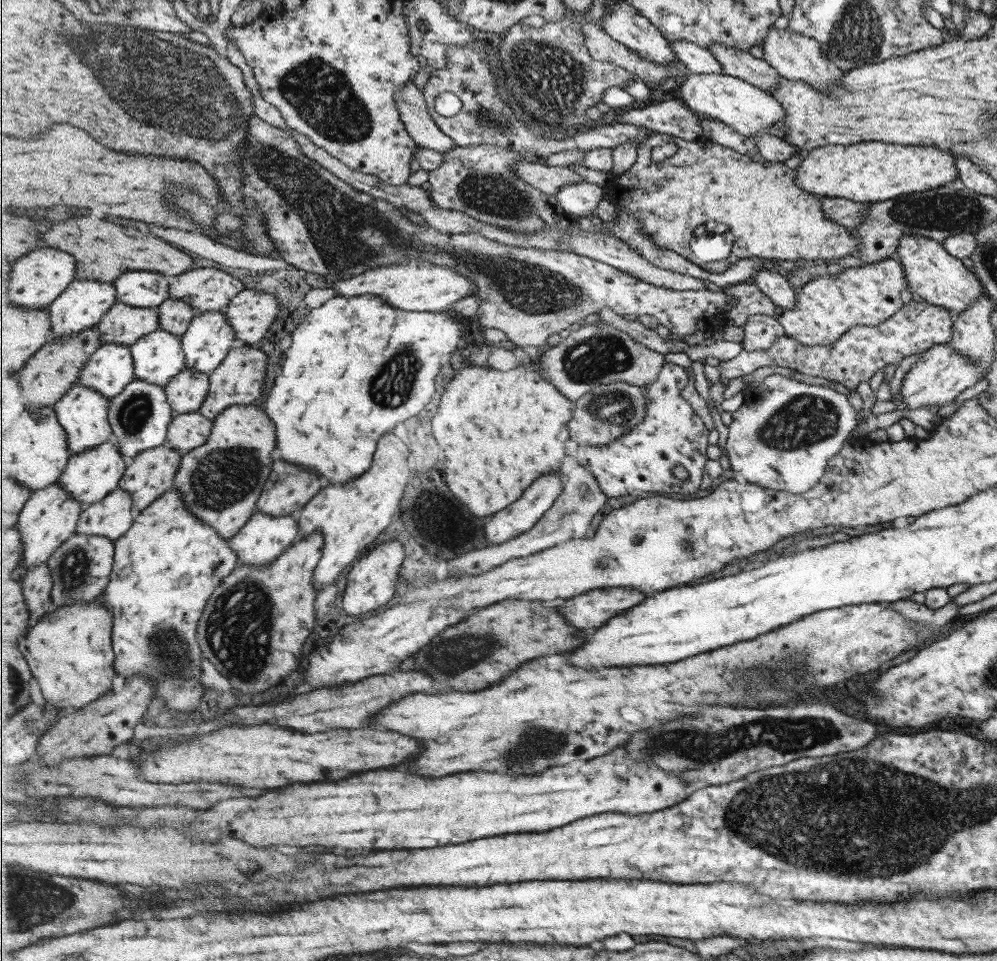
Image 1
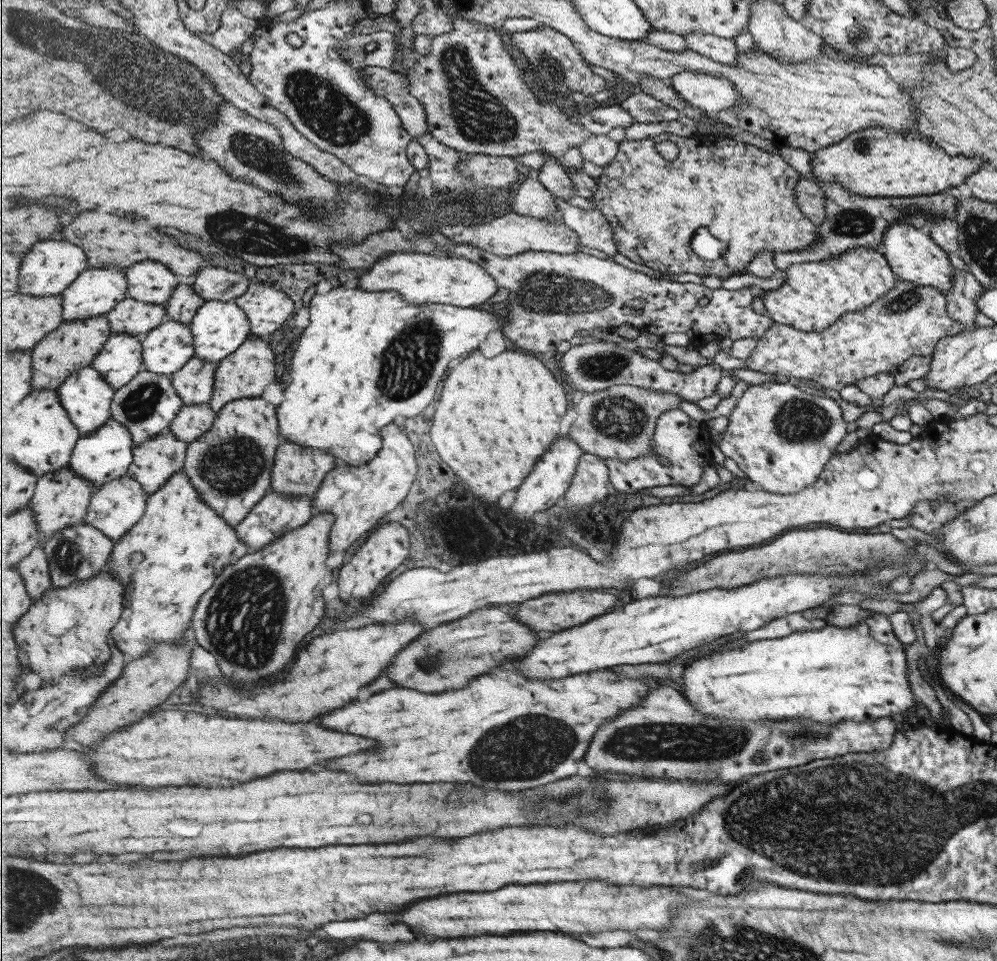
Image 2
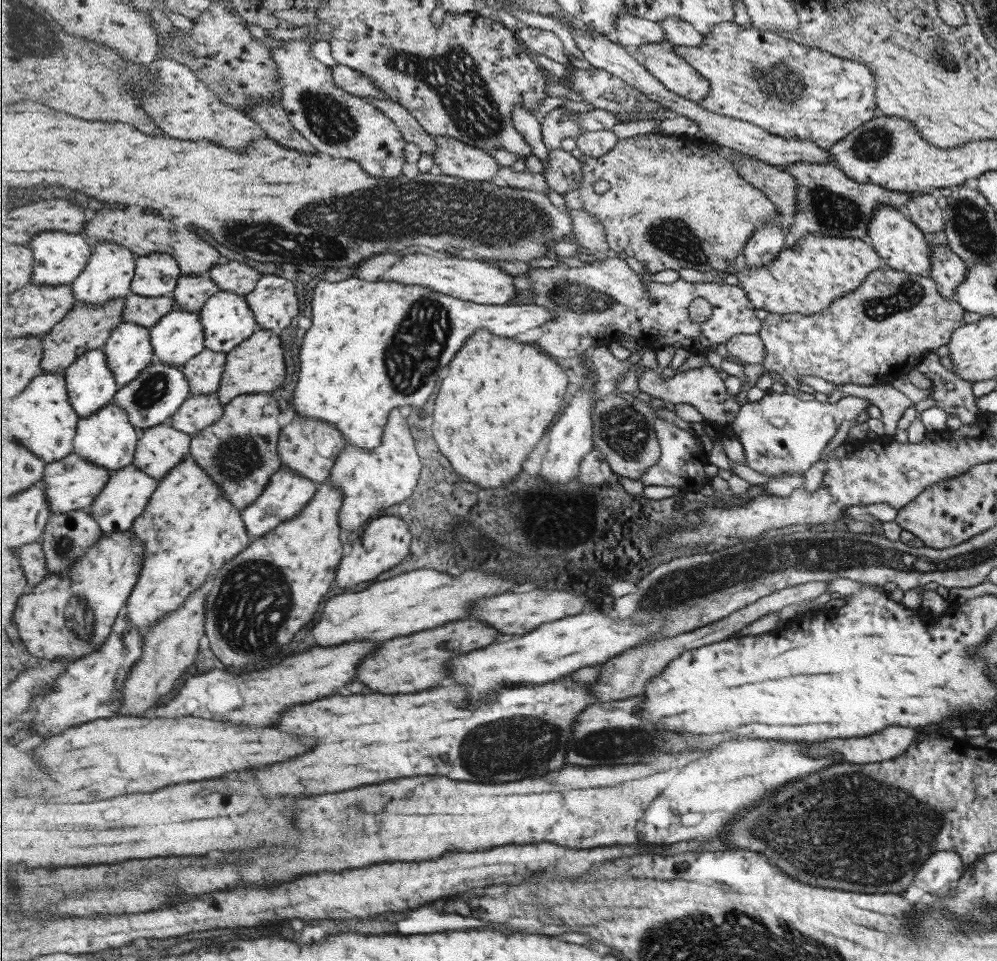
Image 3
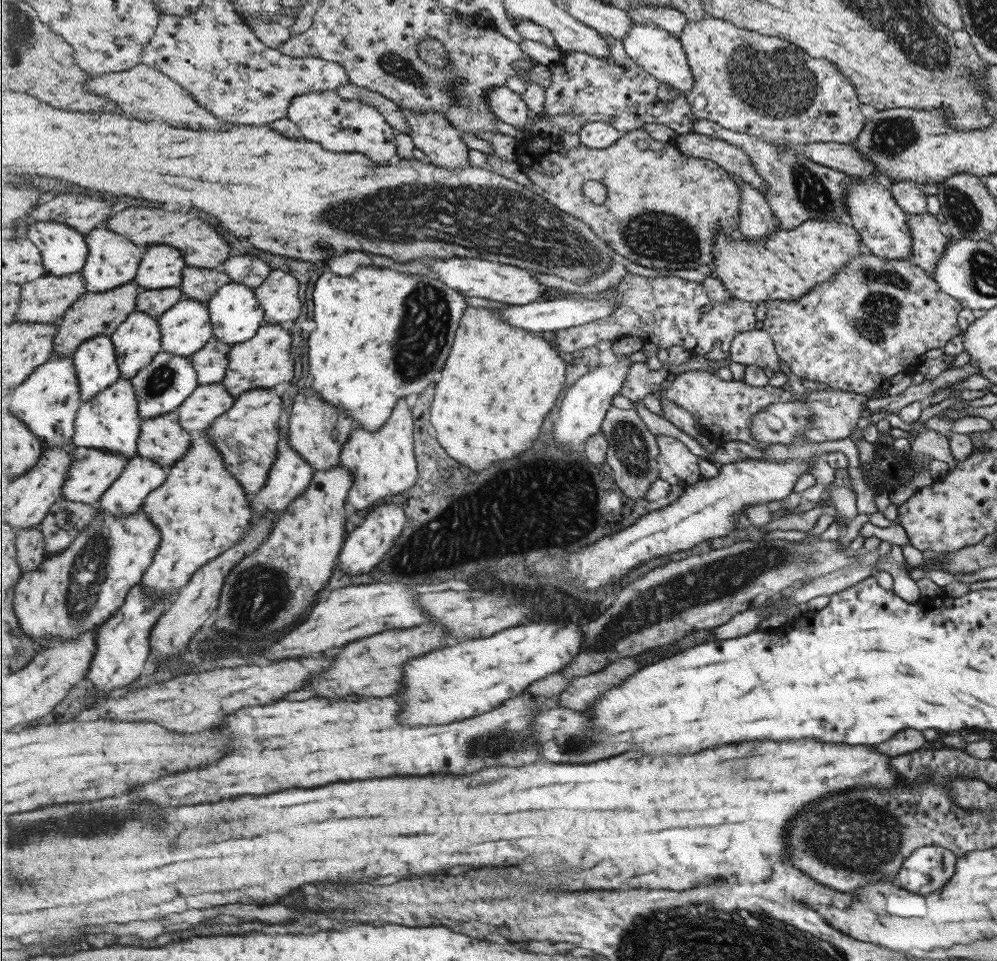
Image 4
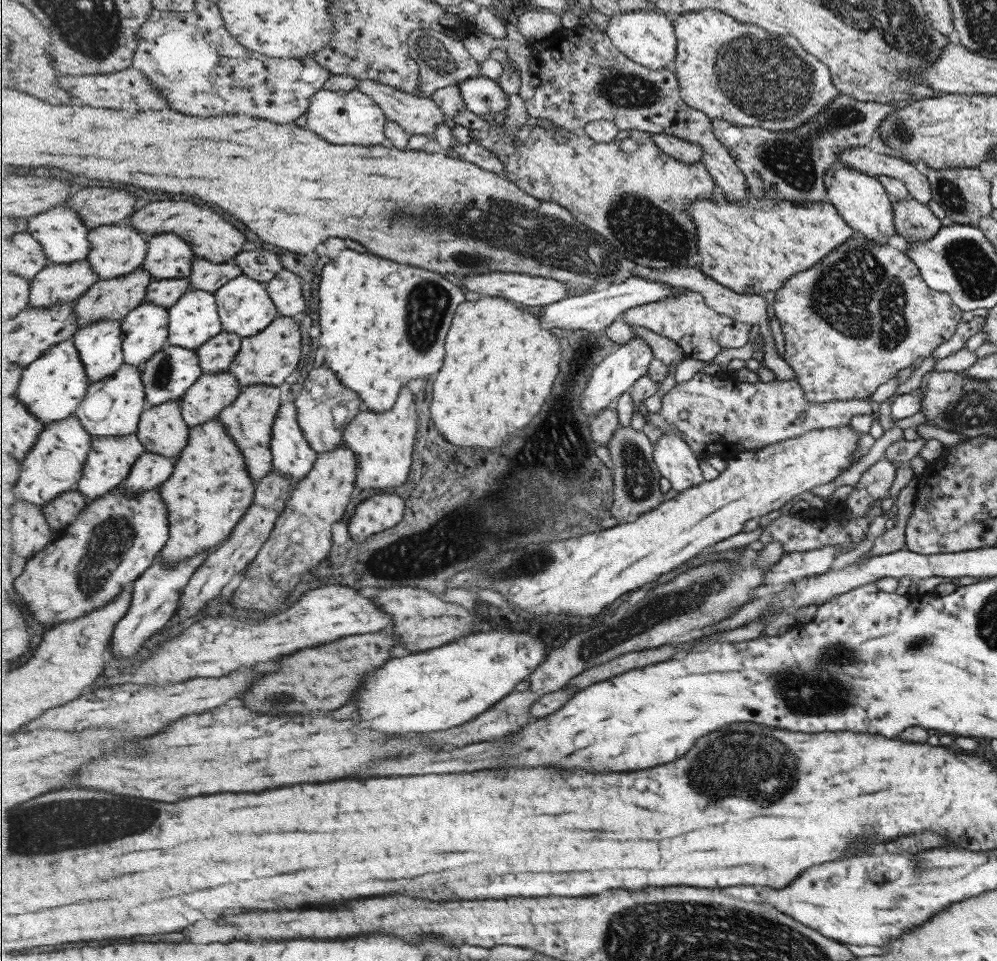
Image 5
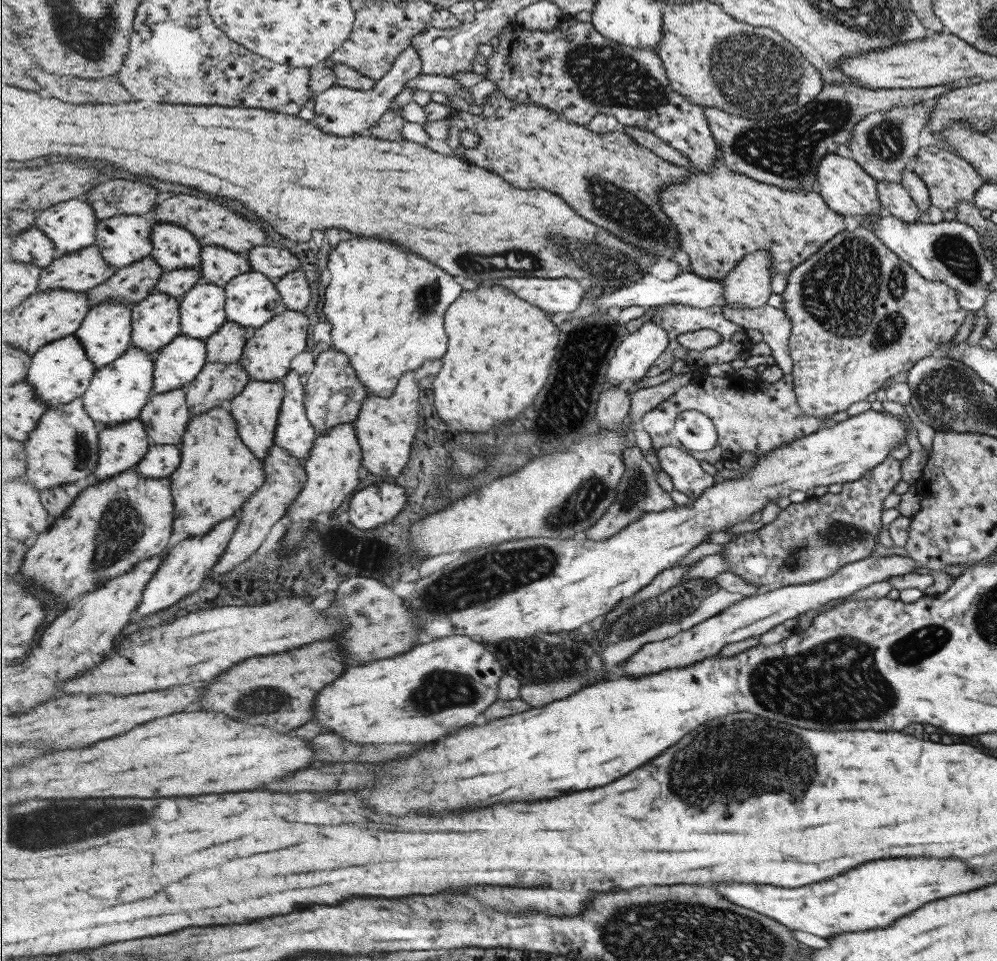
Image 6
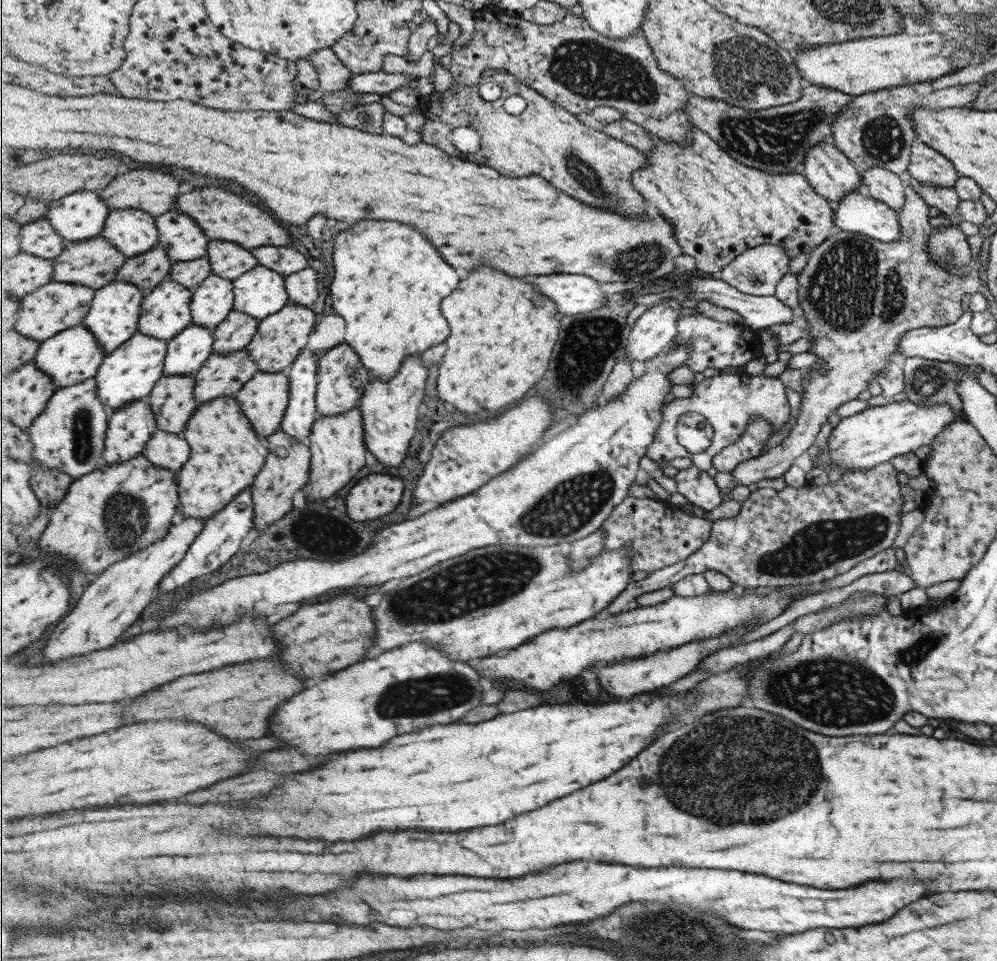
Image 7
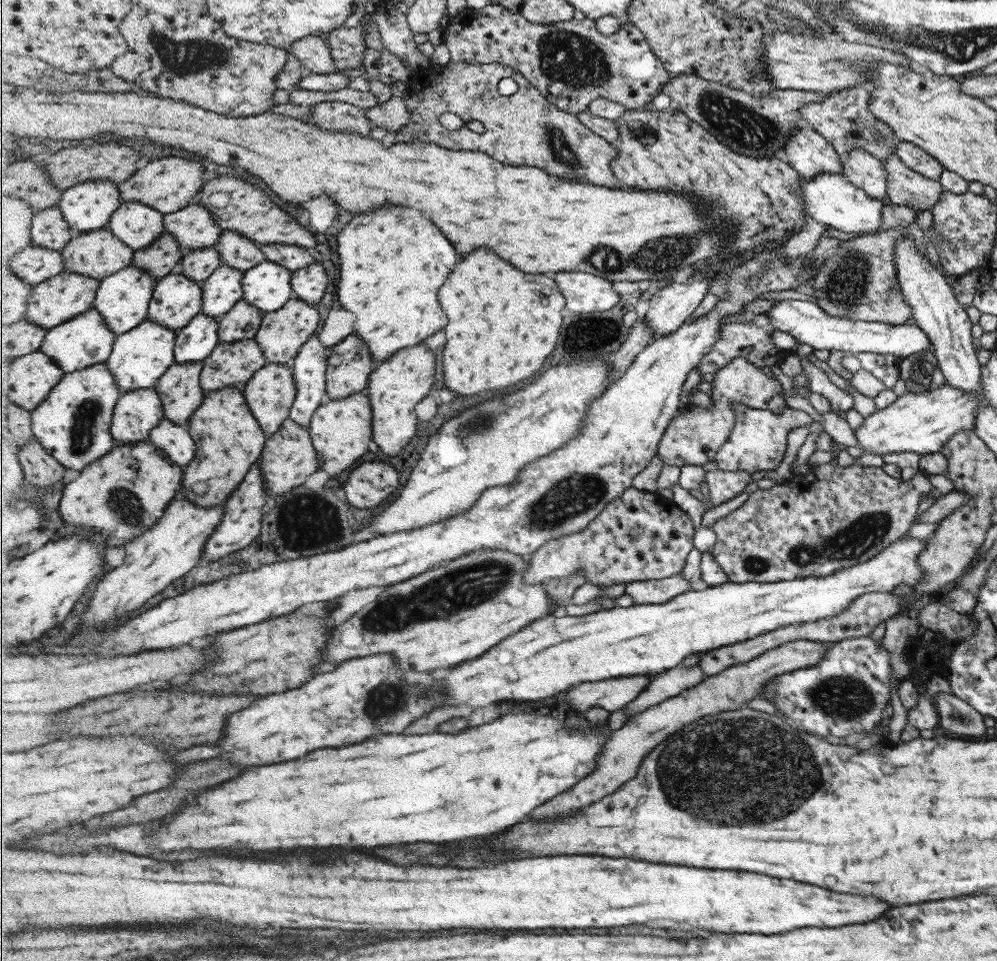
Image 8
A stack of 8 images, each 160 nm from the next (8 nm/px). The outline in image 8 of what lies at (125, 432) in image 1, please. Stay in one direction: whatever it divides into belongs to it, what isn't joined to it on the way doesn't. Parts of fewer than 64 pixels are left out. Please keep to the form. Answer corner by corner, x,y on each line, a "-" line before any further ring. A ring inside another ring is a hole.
202,312
179,330
176,341
176,362
204,361
209,358
220,343
219,319

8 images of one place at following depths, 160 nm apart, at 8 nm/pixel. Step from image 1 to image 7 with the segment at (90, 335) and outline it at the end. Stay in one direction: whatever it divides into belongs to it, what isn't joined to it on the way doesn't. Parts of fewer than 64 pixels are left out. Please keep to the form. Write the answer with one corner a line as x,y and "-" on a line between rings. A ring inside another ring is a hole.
157,245
145,254
128,258
115,281
132,282
149,292
168,279
173,265
164,246

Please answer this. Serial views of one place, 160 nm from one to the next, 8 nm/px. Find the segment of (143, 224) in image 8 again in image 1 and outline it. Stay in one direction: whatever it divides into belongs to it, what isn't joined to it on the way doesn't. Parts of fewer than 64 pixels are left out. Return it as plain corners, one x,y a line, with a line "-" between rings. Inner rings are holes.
75,279
70,288
49,306
52,331
55,337
70,337
84,330
95,328
118,302
118,288
115,283
91,279

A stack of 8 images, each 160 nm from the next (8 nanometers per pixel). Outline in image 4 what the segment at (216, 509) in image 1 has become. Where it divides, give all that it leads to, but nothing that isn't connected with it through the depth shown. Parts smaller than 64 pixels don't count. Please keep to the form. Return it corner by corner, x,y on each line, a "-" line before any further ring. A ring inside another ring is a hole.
255,389
241,394
236,399
234,406
211,425
207,435
209,435
215,444
215,448
221,452
223,460
226,460
228,469
235,474
242,482
247,493
257,493
267,484
270,477
271,467
278,457
278,448
280,439
279,420
281,420
281,410
283,410
283,400
281,396
272,389

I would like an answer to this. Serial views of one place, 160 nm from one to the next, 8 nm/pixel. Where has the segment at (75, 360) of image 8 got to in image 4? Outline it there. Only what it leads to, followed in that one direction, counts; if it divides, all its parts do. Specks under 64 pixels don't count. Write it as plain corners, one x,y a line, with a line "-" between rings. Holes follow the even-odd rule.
54,353
49,361
35,369
23,385
13,390
9,410
23,420
44,442
45,448
63,448
71,444
76,431
76,419
82,407
81,388
74,355

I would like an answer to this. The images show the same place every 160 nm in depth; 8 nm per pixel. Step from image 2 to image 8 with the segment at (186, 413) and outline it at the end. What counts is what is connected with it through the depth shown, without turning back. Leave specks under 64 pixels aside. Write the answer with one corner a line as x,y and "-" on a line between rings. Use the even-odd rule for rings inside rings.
256,339
229,341
228,343
220,342
213,354
205,360
200,382
207,394
225,388
244,390
246,384
254,378
254,374
258,370
261,370
267,363
268,358

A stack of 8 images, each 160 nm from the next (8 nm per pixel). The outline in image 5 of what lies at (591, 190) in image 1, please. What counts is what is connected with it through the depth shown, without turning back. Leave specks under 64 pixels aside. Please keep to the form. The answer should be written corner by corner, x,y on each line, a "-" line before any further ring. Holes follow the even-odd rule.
473,77
460,84
460,96
468,110
477,115
505,113
509,102
507,93
495,81
487,77

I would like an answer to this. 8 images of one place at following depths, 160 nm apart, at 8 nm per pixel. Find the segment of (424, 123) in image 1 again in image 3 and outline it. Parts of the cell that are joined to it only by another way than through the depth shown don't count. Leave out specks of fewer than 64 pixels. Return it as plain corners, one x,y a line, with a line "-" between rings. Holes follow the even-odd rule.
338,63
330,68
334,83
343,90
354,94
355,96
367,98
380,98
383,100
392,100
390,96
383,92
366,74
355,70
350,66

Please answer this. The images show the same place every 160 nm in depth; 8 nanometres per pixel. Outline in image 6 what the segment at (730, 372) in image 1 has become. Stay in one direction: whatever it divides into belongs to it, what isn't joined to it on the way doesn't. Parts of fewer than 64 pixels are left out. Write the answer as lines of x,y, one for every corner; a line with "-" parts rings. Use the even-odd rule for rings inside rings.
859,225
859,228
856,227
851,230
851,232
843,229
835,234
833,238
822,244
817,253
811,254
809,258
791,269
787,275
785,288
780,294
783,304
782,308
779,309
789,317
791,323
788,338
788,350
792,362
790,375
793,379
794,395
797,396
799,408
802,408
803,415
815,419
845,411
854,402
865,401
867,396
880,389
889,377
907,372
921,358
935,355
939,344
951,340
966,314
966,310
955,298
956,292
950,286
942,282
924,279
904,260
897,258
894,252
879,252
879,244
865,244
865,240
861,240
861,225

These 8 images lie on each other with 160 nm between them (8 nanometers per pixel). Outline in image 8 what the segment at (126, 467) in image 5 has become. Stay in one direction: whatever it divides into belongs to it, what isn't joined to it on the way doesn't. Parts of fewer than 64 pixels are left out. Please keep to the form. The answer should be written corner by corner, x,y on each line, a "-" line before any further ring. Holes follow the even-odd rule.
155,387
122,394
111,427
116,446
149,440
151,431
164,419
162,398

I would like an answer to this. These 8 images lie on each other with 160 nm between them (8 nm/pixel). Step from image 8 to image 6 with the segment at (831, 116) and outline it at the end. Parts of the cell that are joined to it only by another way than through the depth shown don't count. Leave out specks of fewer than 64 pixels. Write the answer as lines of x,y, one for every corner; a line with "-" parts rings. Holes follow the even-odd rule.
919,101
910,106
892,106
886,111
867,114
851,129
846,144
851,158
870,176
881,182
900,184
902,170
907,161
918,151
917,136
932,115
932,101

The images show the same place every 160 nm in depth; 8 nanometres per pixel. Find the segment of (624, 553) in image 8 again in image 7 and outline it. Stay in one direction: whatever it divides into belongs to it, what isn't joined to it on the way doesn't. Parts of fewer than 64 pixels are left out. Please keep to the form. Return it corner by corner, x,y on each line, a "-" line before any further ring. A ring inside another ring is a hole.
631,495
614,508
608,519
600,528
606,532
604,550
632,548
632,570
650,573
677,564
695,554
709,540
713,524
705,517
683,512
681,507
669,503
668,500
642,499

